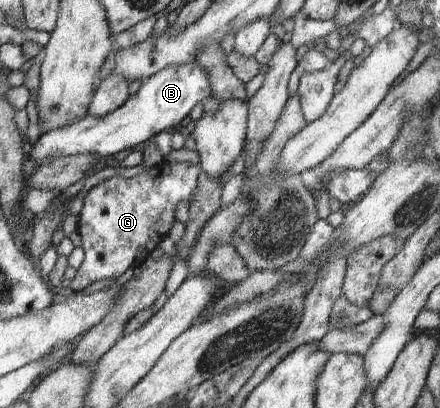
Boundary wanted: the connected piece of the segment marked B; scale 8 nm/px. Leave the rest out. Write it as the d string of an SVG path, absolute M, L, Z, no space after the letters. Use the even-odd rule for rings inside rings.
M197 61L176 66L166 66L142 81L139 90L129 96L118 110L102 117L92 117L90 114L72 122L64 128L48 130L39 136L33 144L30 158L36 164L52 158L62 158L70 155L92 153L101 156L113 156L118 152L142 149L155 134L174 128L190 114L196 104L203 103L212 92L208 74L200 68Z

